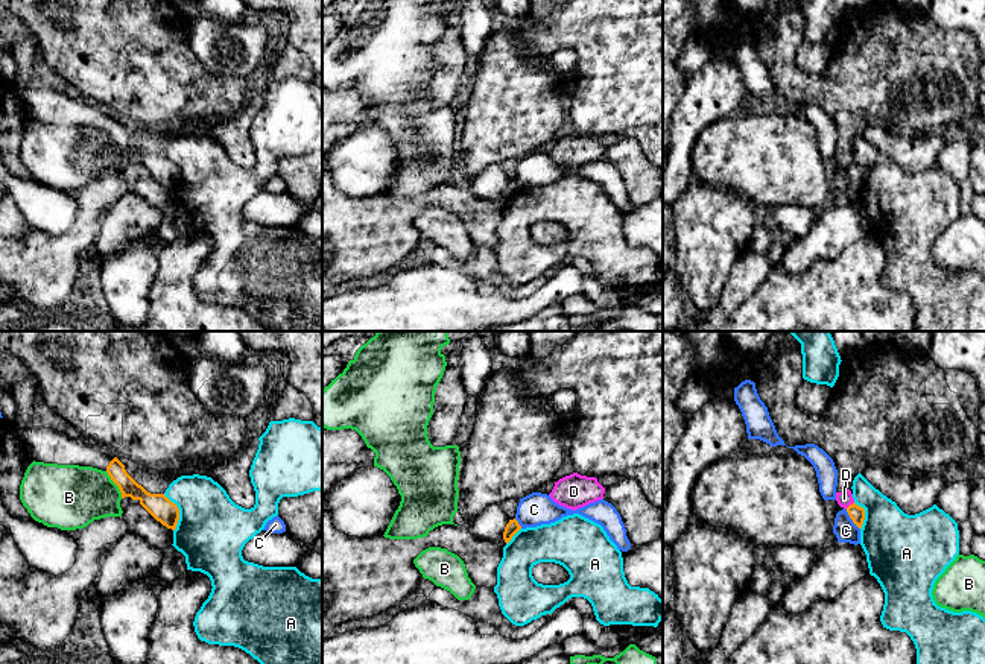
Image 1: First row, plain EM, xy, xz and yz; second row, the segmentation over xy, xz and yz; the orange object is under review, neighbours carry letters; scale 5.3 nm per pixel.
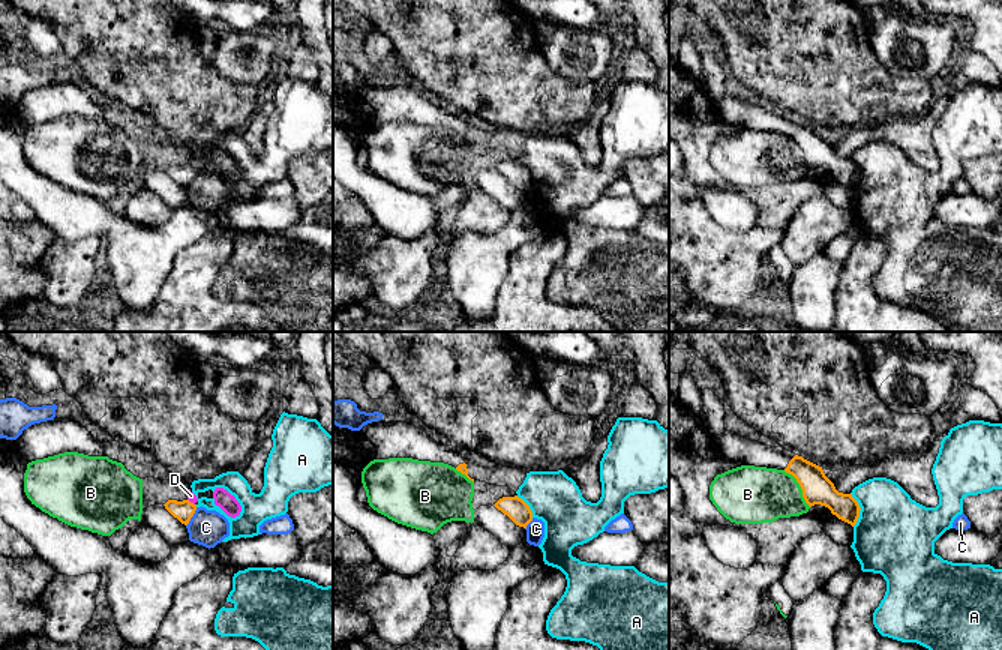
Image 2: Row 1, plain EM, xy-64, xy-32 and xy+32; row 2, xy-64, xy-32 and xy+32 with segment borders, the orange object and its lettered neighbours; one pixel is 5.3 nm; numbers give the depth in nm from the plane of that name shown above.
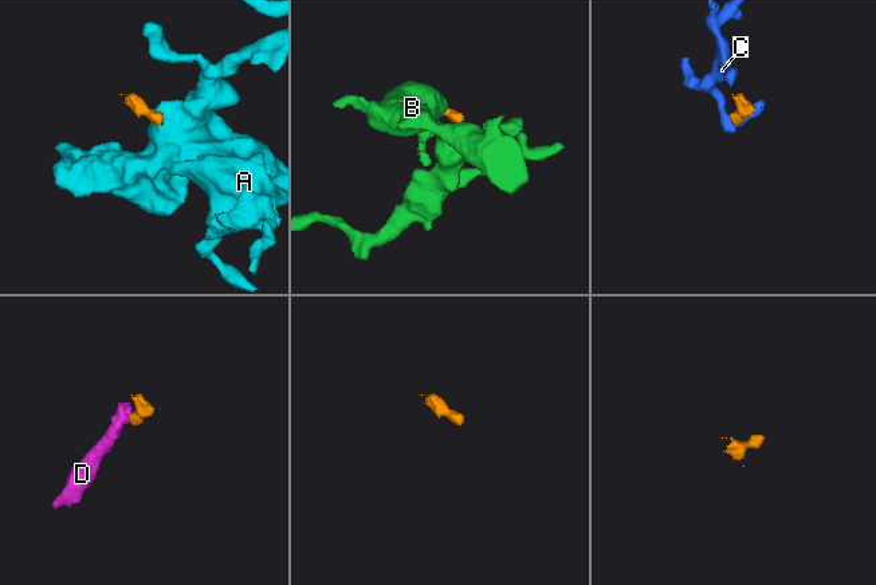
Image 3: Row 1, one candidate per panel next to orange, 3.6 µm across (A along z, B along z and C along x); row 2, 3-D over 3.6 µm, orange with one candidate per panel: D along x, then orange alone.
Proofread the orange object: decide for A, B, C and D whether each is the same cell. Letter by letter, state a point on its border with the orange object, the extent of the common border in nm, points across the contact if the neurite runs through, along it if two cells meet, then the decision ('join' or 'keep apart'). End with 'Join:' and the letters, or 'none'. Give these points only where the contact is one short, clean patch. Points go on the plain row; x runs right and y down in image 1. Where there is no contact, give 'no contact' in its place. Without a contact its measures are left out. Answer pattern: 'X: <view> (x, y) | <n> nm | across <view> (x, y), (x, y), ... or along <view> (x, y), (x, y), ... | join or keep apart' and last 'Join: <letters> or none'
A: xy (178, 172) | 200 nm | along xy (163, 154), (178, 169), (178, 183), (174, 190) | keep apart
B: xy (116, 143) | 170 nm | along xy (105, 131), (122, 157) | keep apart
C: yz (851, 178) | 130 nm | along yz (845, 169), (859, 189) | keep apart
D: yz (850, 164) | 60 nm | along yz (853, 161), (845, 167) | keep apart
Join: none

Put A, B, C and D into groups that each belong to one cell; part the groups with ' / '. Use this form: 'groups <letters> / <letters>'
groups A / B / C / D

